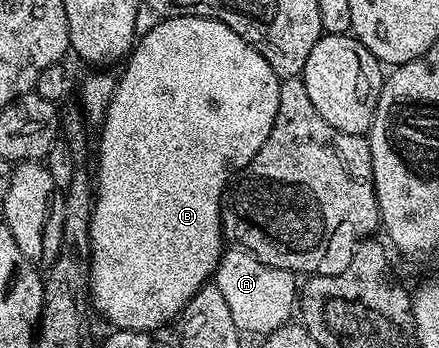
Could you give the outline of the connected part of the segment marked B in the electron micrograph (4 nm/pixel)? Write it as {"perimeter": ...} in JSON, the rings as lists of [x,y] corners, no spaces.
{"perimeter":[[[182,16],[165,18],[150,32],[139,35],[126,61],[124,71],[118,74],[116,91],[104,114],[100,130],[100,156],[94,169],[94,201],[92,219],[88,225],[92,257],[88,264],[88,288],[90,306],[109,322],[109,327],[117,330],[147,330],[156,332],[159,326],[171,323],[180,317],[182,308],[215,275],[220,255],[226,249],[224,228],[220,225],[220,208],[230,183],[241,170],[258,156],[258,148],[266,144],[270,128],[274,128],[274,116],[278,116],[278,92],[281,78],[274,68],[257,52],[234,28],[222,24],[213,18]]]}

